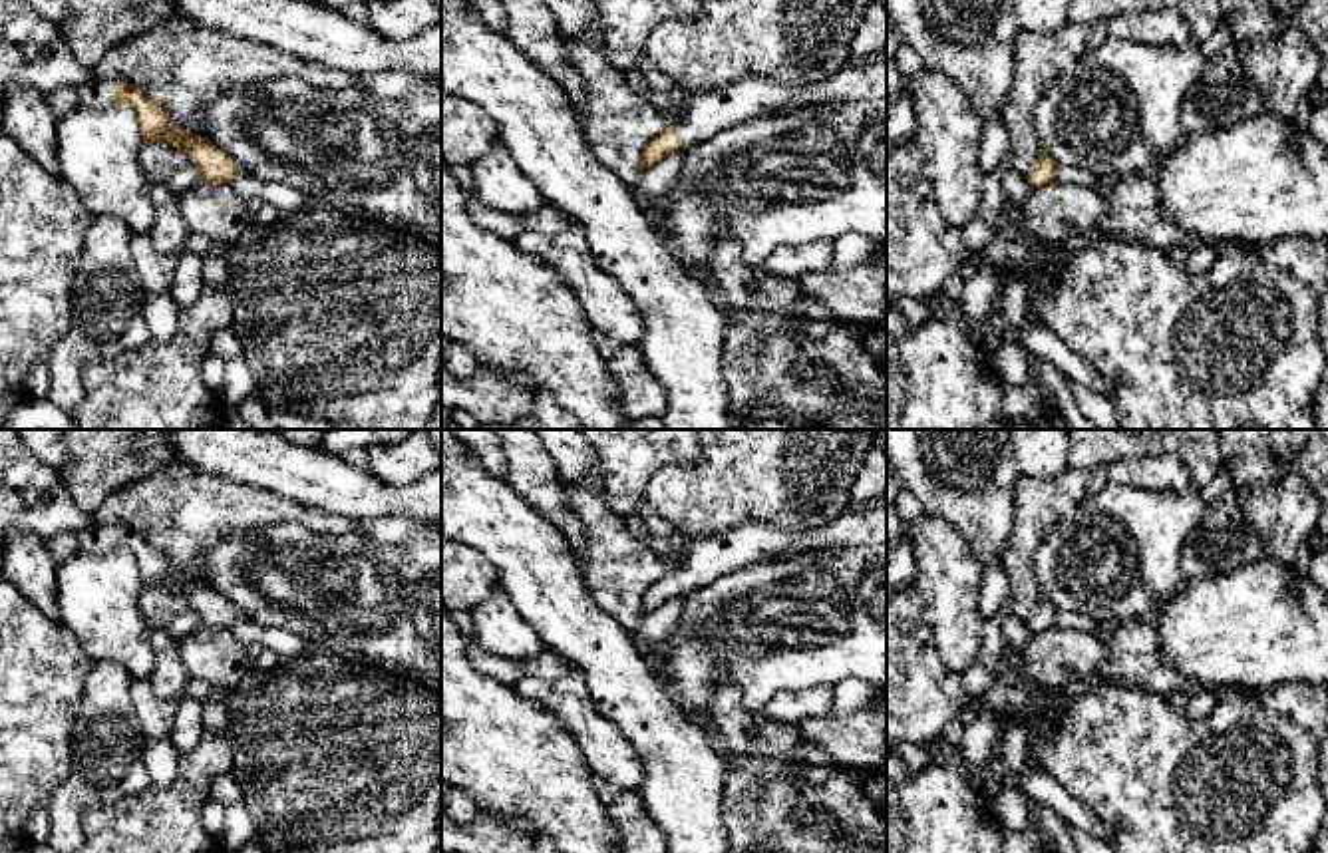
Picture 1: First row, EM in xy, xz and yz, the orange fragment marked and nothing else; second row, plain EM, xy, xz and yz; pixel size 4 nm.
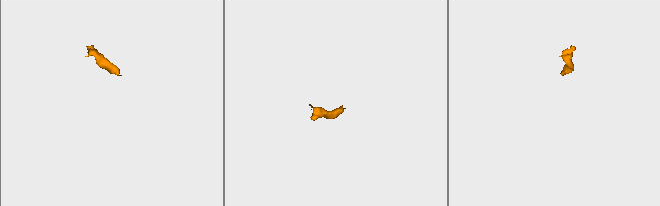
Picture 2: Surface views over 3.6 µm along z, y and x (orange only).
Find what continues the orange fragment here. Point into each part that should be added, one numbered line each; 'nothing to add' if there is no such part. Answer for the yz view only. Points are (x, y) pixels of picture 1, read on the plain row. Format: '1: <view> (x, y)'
nothing to add

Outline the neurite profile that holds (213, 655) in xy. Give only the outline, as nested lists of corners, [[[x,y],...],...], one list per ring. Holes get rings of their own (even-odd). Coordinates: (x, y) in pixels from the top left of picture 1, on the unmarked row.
[[[201,624],[179,640],[179,656],[191,678],[219,694],[233,690],[254,668],[247,646],[223,626]]]

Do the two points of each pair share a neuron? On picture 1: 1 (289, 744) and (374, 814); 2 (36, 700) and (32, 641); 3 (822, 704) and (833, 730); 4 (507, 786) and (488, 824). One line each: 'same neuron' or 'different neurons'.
1: same neuron
2: same neuron
3: different neurons
4: different neurons

